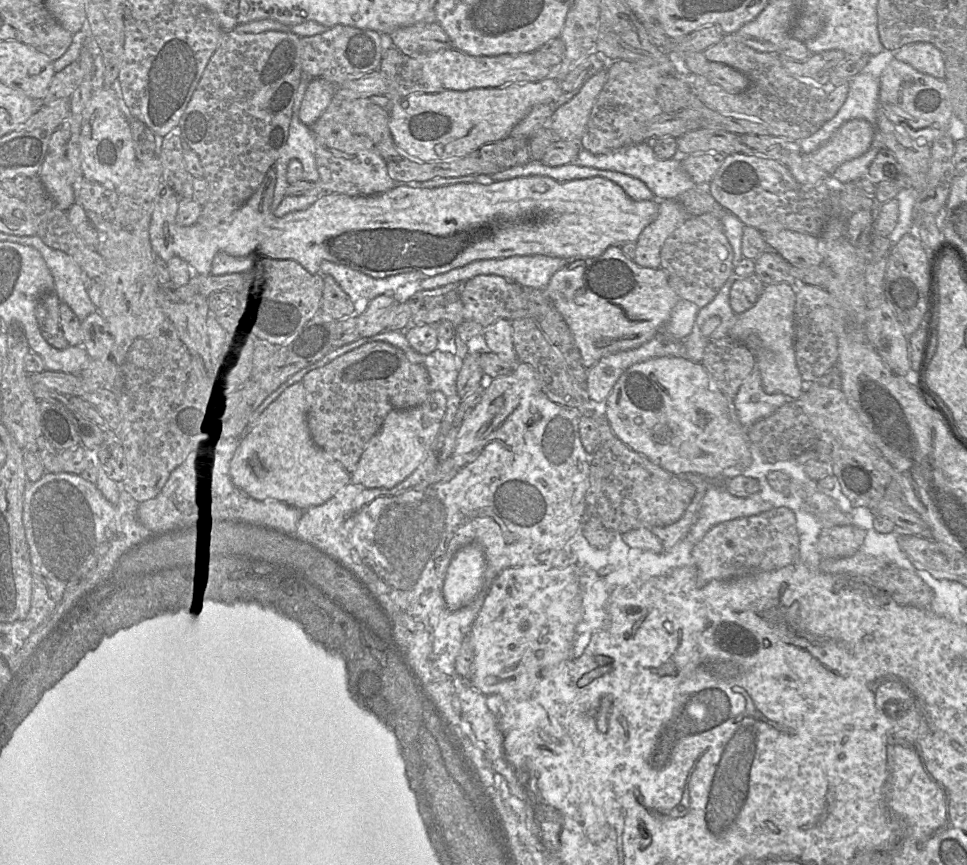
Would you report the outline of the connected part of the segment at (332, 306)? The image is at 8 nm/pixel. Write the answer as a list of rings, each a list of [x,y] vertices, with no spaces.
[[[330,275],[324,276],[321,311],[337,321],[355,314],[355,302]]]

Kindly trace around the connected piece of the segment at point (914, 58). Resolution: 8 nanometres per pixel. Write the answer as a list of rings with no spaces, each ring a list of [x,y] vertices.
[[[929,42],[904,45],[893,51],[895,59],[905,62],[924,74],[945,79],[945,59],[942,52]]]

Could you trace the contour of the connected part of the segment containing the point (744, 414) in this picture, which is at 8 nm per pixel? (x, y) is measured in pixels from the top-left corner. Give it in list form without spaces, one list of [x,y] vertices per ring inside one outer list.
[[[755,369],[740,386],[735,397],[736,416],[744,428],[773,414],[778,408],[792,400],[781,393],[764,391],[759,371]]]

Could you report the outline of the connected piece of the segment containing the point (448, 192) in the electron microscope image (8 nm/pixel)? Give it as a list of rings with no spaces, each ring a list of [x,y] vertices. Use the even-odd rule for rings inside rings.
[[[271,168],[266,173],[257,190],[231,218],[214,227],[204,227],[198,223],[190,226],[180,226],[177,224],[176,215],[180,203],[179,196],[168,184],[161,182],[149,229],[150,242],[155,255],[166,262],[168,262],[172,257],[180,257],[189,264],[194,274],[200,275],[210,275],[212,261],[215,255],[219,252],[225,252],[237,257],[292,259],[299,262],[312,274],[321,274],[322,262],[331,261],[360,271],[374,278],[384,278],[407,272],[421,272],[427,276],[435,276],[465,266],[477,260],[536,254],[568,258],[569,260],[596,257],[601,255],[610,246],[622,246],[628,242],[636,242],[644,228],[656,218],[660,202],[657,199],[636,201],[628,196],[621,186],[603,177],[559,182],[547,176],[527,176],[495,181],[491,184],[459,183],[434,188],[422,188],[414,186],[414,184],[398,184],[392,190],[371,196],[348,196],[346,194],[327,193],[319,198],[313,205],[304,210],[293,211],[283,217],[277,217],[271,210],[275,186],[276,172],[274,168]]]

